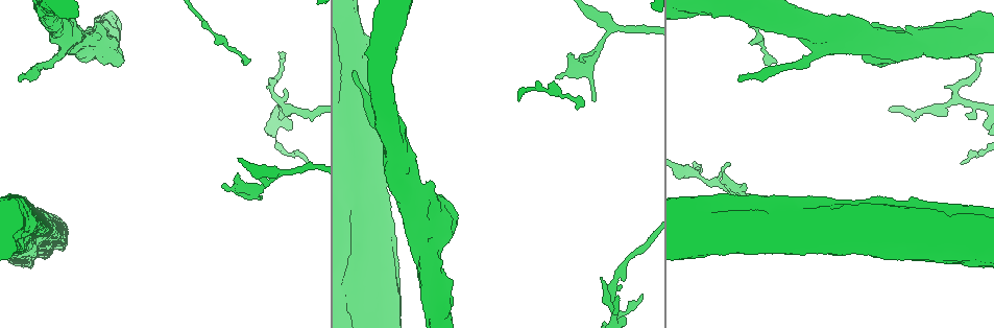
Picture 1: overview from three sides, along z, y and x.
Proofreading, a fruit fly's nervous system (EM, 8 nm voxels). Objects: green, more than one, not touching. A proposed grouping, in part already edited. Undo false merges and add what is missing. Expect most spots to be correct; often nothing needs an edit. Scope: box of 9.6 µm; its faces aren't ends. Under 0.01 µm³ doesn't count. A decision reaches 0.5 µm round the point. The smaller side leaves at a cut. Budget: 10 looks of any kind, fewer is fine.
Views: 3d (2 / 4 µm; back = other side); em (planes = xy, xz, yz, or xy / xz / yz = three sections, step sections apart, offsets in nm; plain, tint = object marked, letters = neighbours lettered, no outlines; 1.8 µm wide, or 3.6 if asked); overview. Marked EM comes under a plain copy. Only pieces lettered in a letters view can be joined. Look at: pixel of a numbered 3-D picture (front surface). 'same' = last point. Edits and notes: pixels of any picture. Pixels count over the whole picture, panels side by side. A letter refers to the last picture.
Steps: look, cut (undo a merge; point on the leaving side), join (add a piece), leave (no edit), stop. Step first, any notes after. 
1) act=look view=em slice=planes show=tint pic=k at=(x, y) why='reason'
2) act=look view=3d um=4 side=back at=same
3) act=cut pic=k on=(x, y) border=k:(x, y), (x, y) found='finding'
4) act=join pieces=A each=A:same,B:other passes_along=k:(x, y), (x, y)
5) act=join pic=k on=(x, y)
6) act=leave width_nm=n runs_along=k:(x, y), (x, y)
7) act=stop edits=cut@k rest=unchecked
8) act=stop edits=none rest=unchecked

act=look view=3d um=2 pic=1 at=(19, 80) why='end of a long branch'

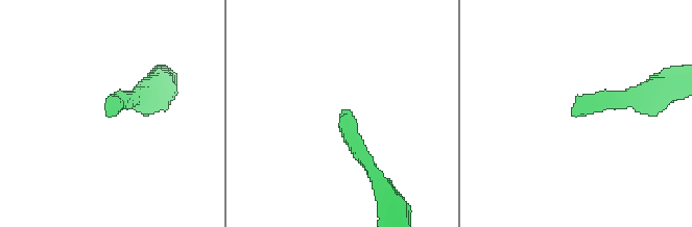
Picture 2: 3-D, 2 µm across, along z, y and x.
act=look view=em slice=planes show=tint pic=2 at=(573, 112) why='shape alone is not enough'

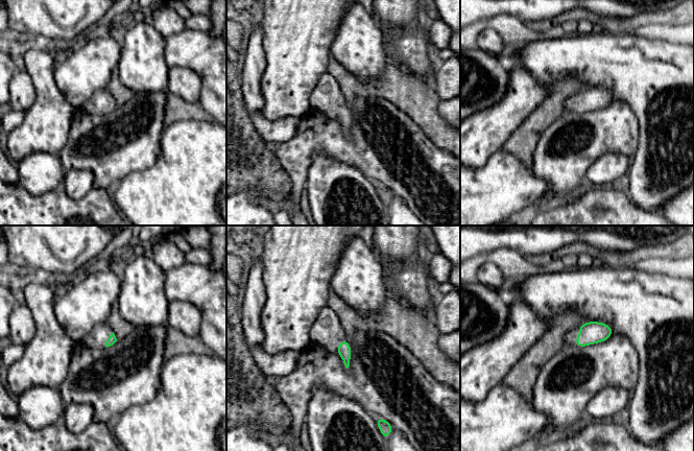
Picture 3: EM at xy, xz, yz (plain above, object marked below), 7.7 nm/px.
act=look view=em slice=planes show=letters at=same why='what lies round it'

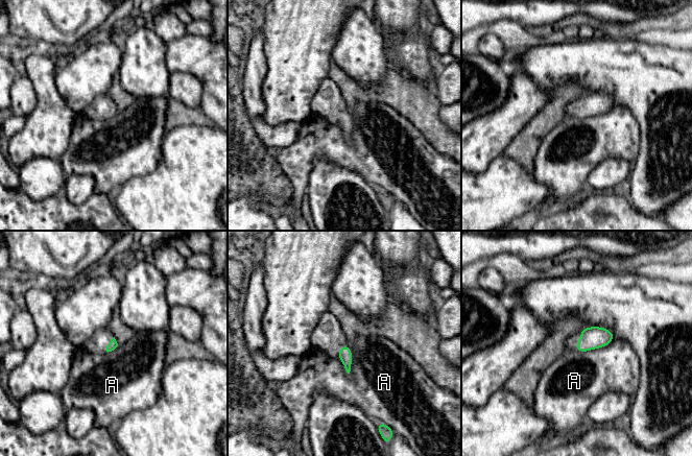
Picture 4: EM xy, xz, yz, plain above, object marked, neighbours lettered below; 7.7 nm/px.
act=leave each=A:other border=4:(347, 344), (352, 355), (349, 374) found='none of them fits'

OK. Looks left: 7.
act=look view=em slice=planes show=letters pic=1 at=(555, 77) why='branch stops here'

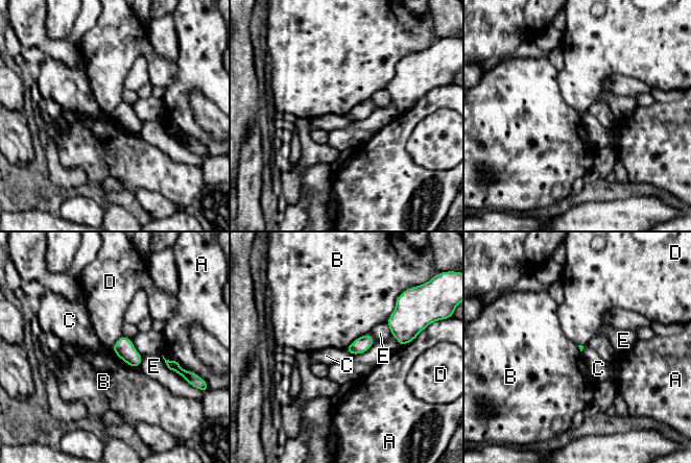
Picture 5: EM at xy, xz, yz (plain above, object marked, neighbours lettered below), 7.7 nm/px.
act=leave each=A:other,B:other,C:other,D:other,E:other border=5:(111, 347), (127, 364), (138, 368) found='no lettered piece goes on from it'

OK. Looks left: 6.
act=look view=3d um=4 pic=1 at=(282, 113) why='three-way junction'

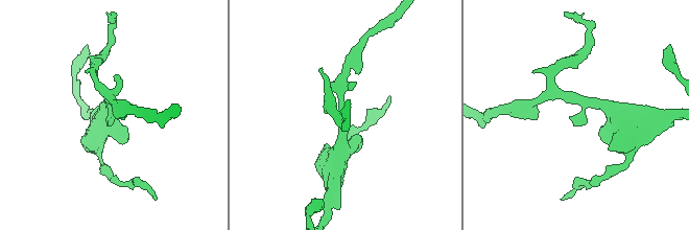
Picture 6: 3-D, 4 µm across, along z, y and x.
act=look view=em slice=planes show=letters pic=6 at=(113, 120) arms=3 why='need the tissue'

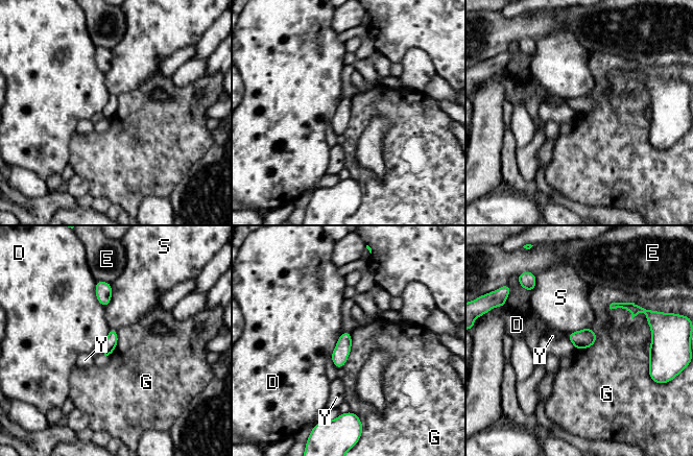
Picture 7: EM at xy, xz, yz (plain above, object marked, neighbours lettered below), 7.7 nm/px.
act=leave each=D:other,E:other,G:other,S:other,Y:other border=7:(641, 311), (646, 315), (651, 339) found='no lettered piece goes on from it'

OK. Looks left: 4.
act=look view=em um=3.6 slice=xz step=8 show=letters pic=1 at=(284, 52) why='tapers out'

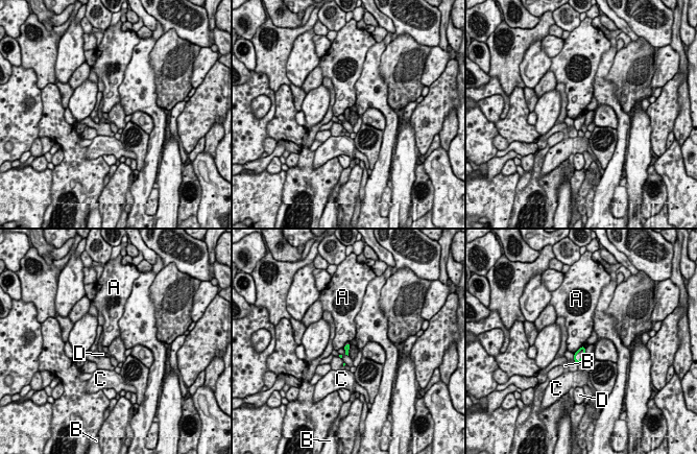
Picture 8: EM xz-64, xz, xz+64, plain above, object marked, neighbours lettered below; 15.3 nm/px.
act=leave width_nm=100 each=A:other,B:other,C:other,D:other border=8:(584, 345), (574, 354) found='no lettered piece goes on from it'

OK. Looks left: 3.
act=stop edits=none rest=unchecked

